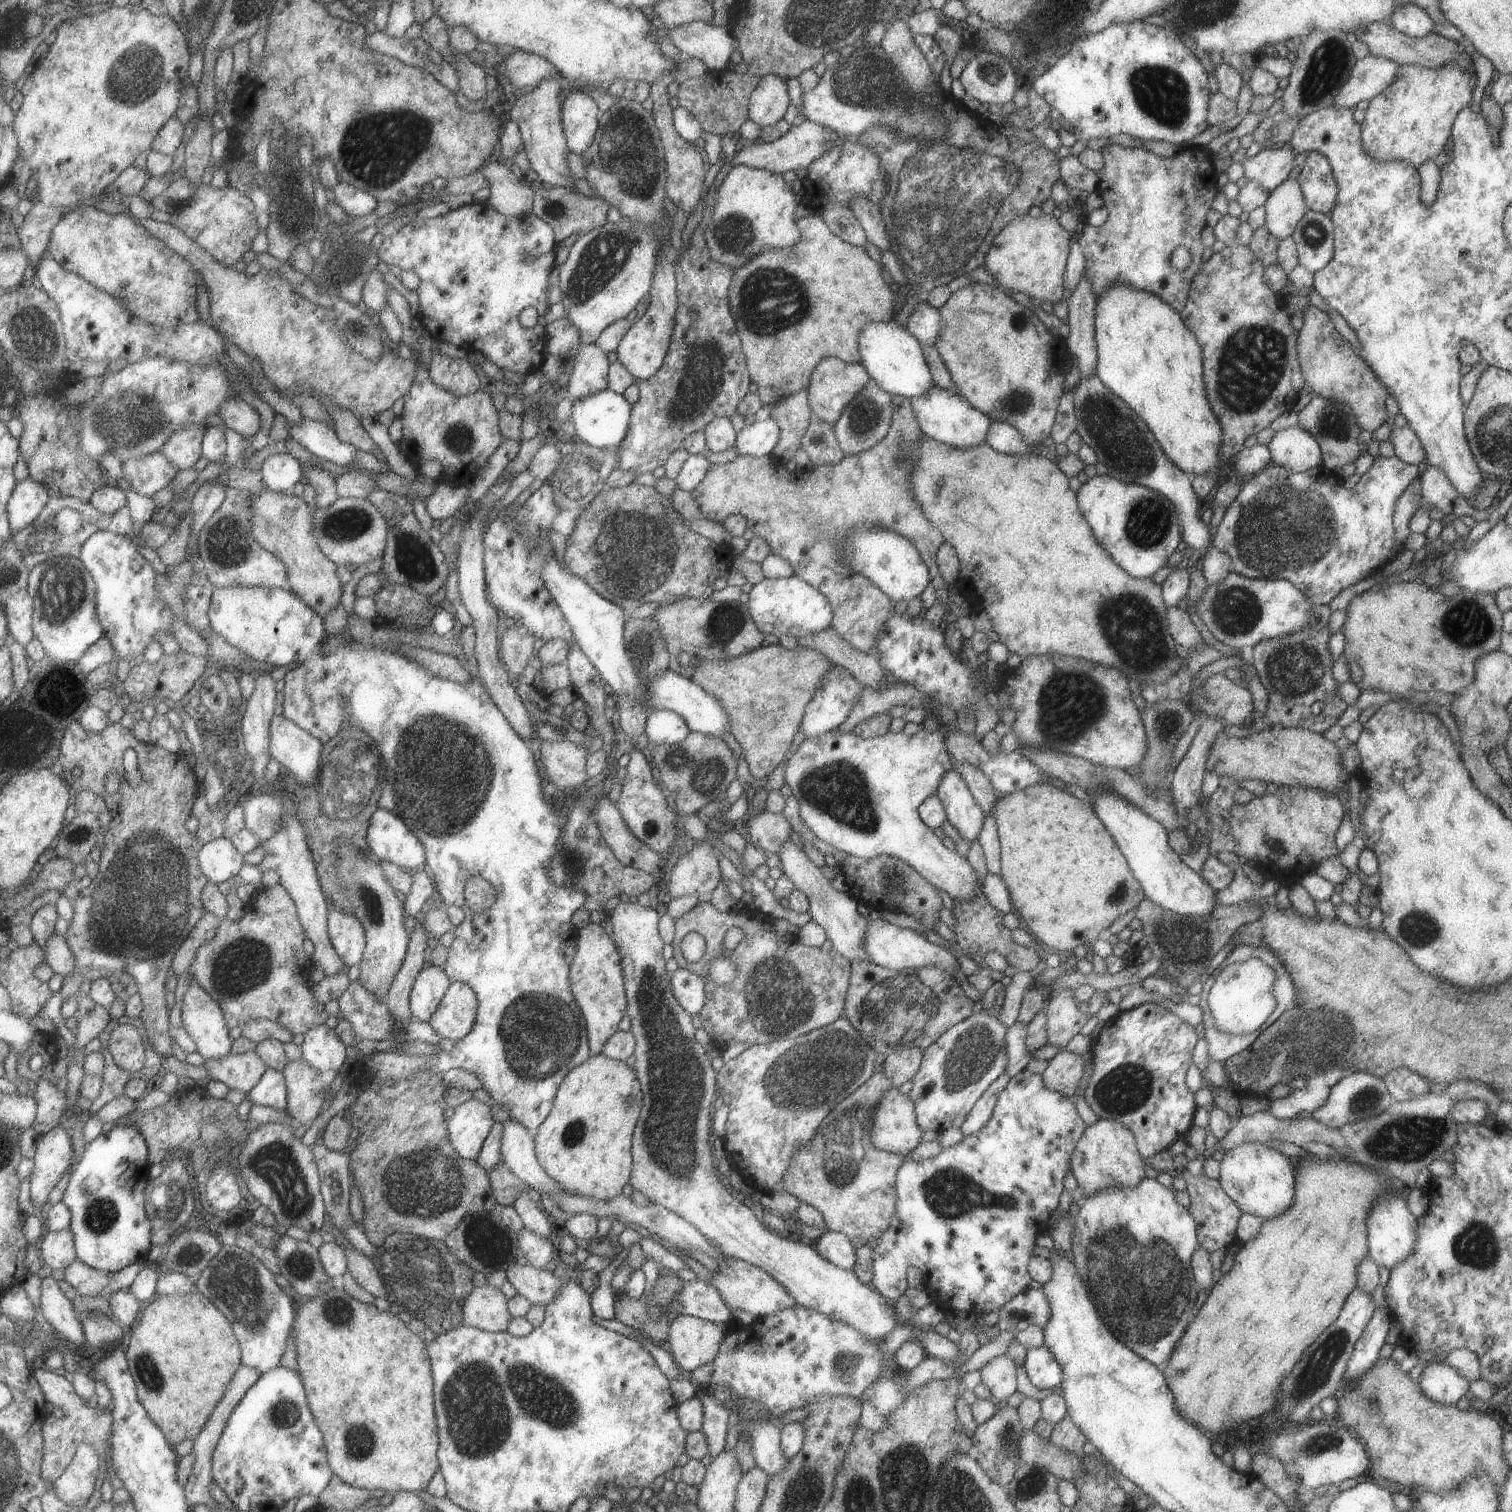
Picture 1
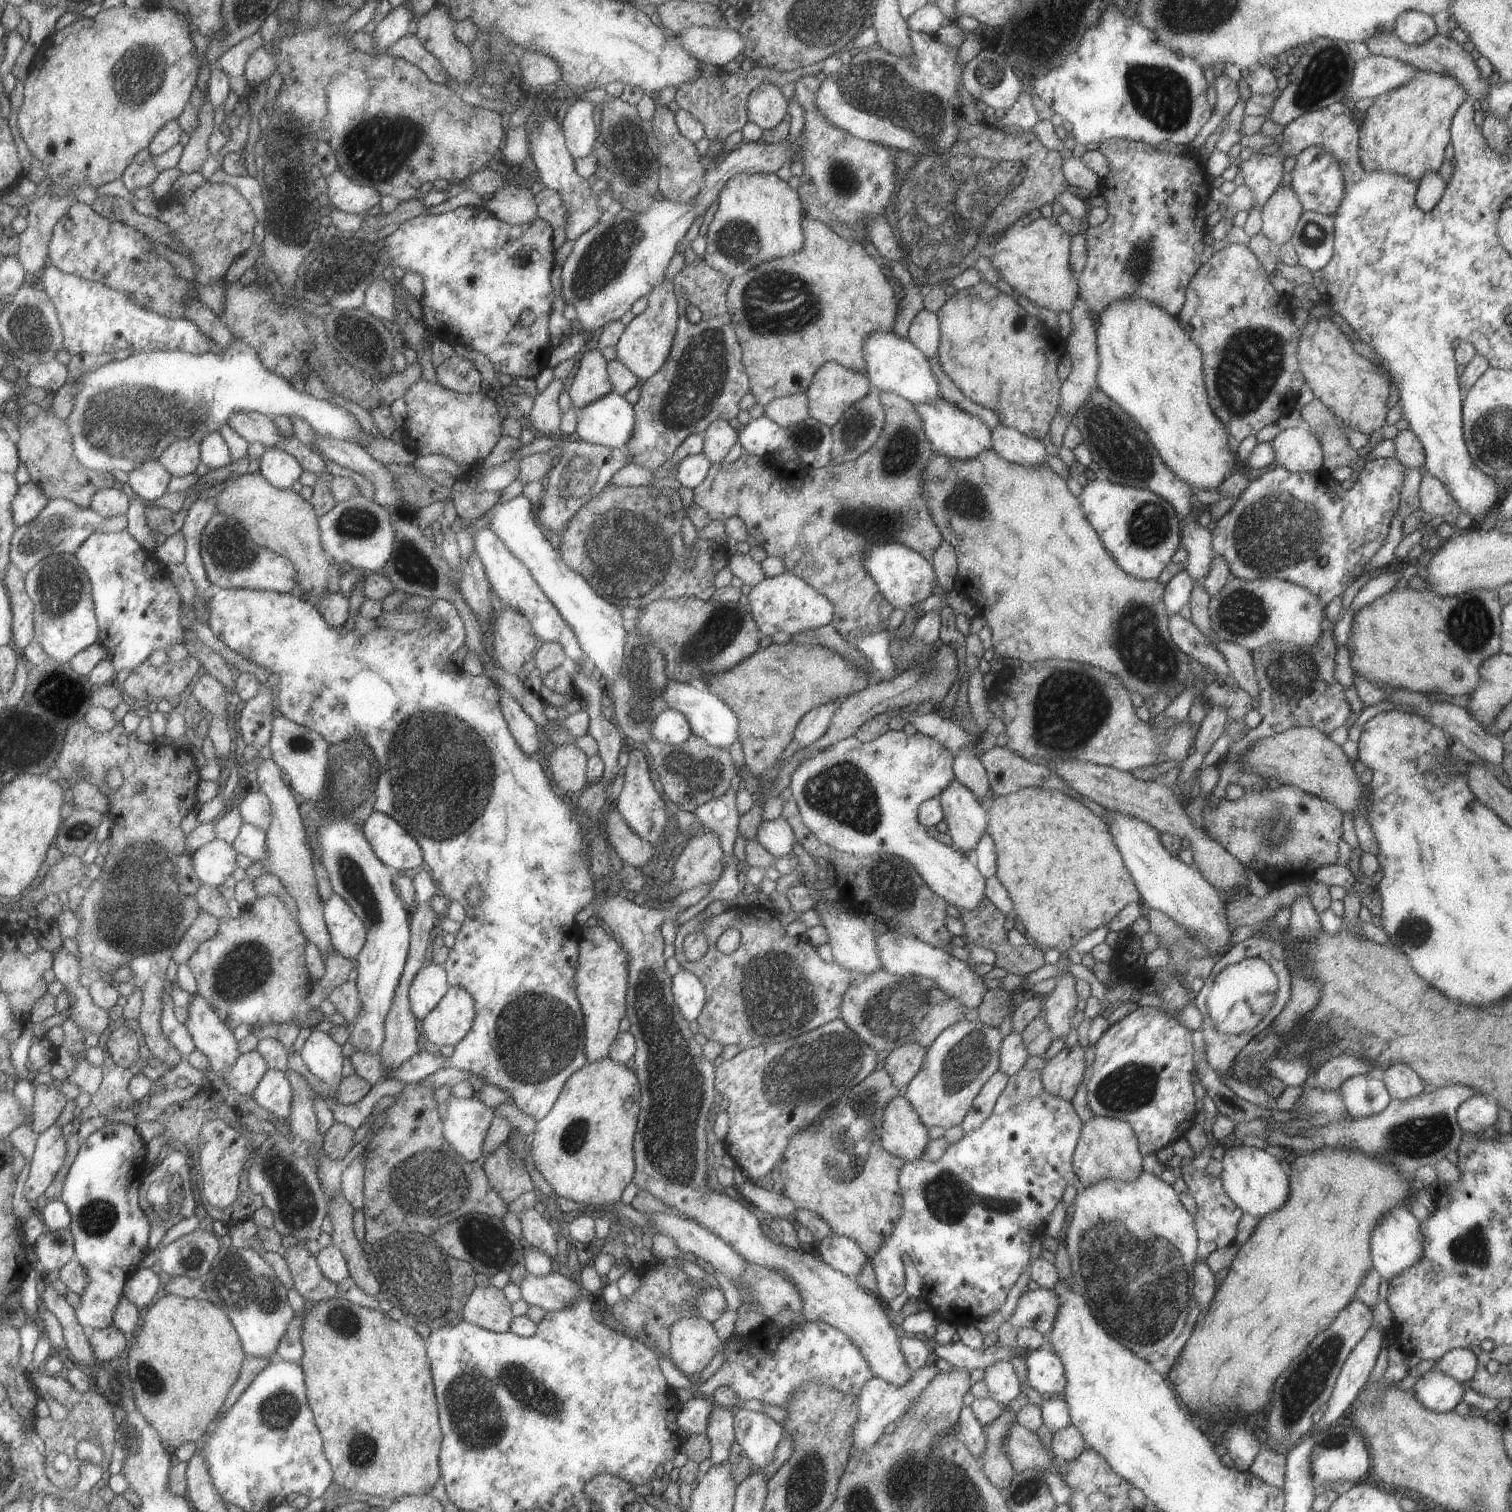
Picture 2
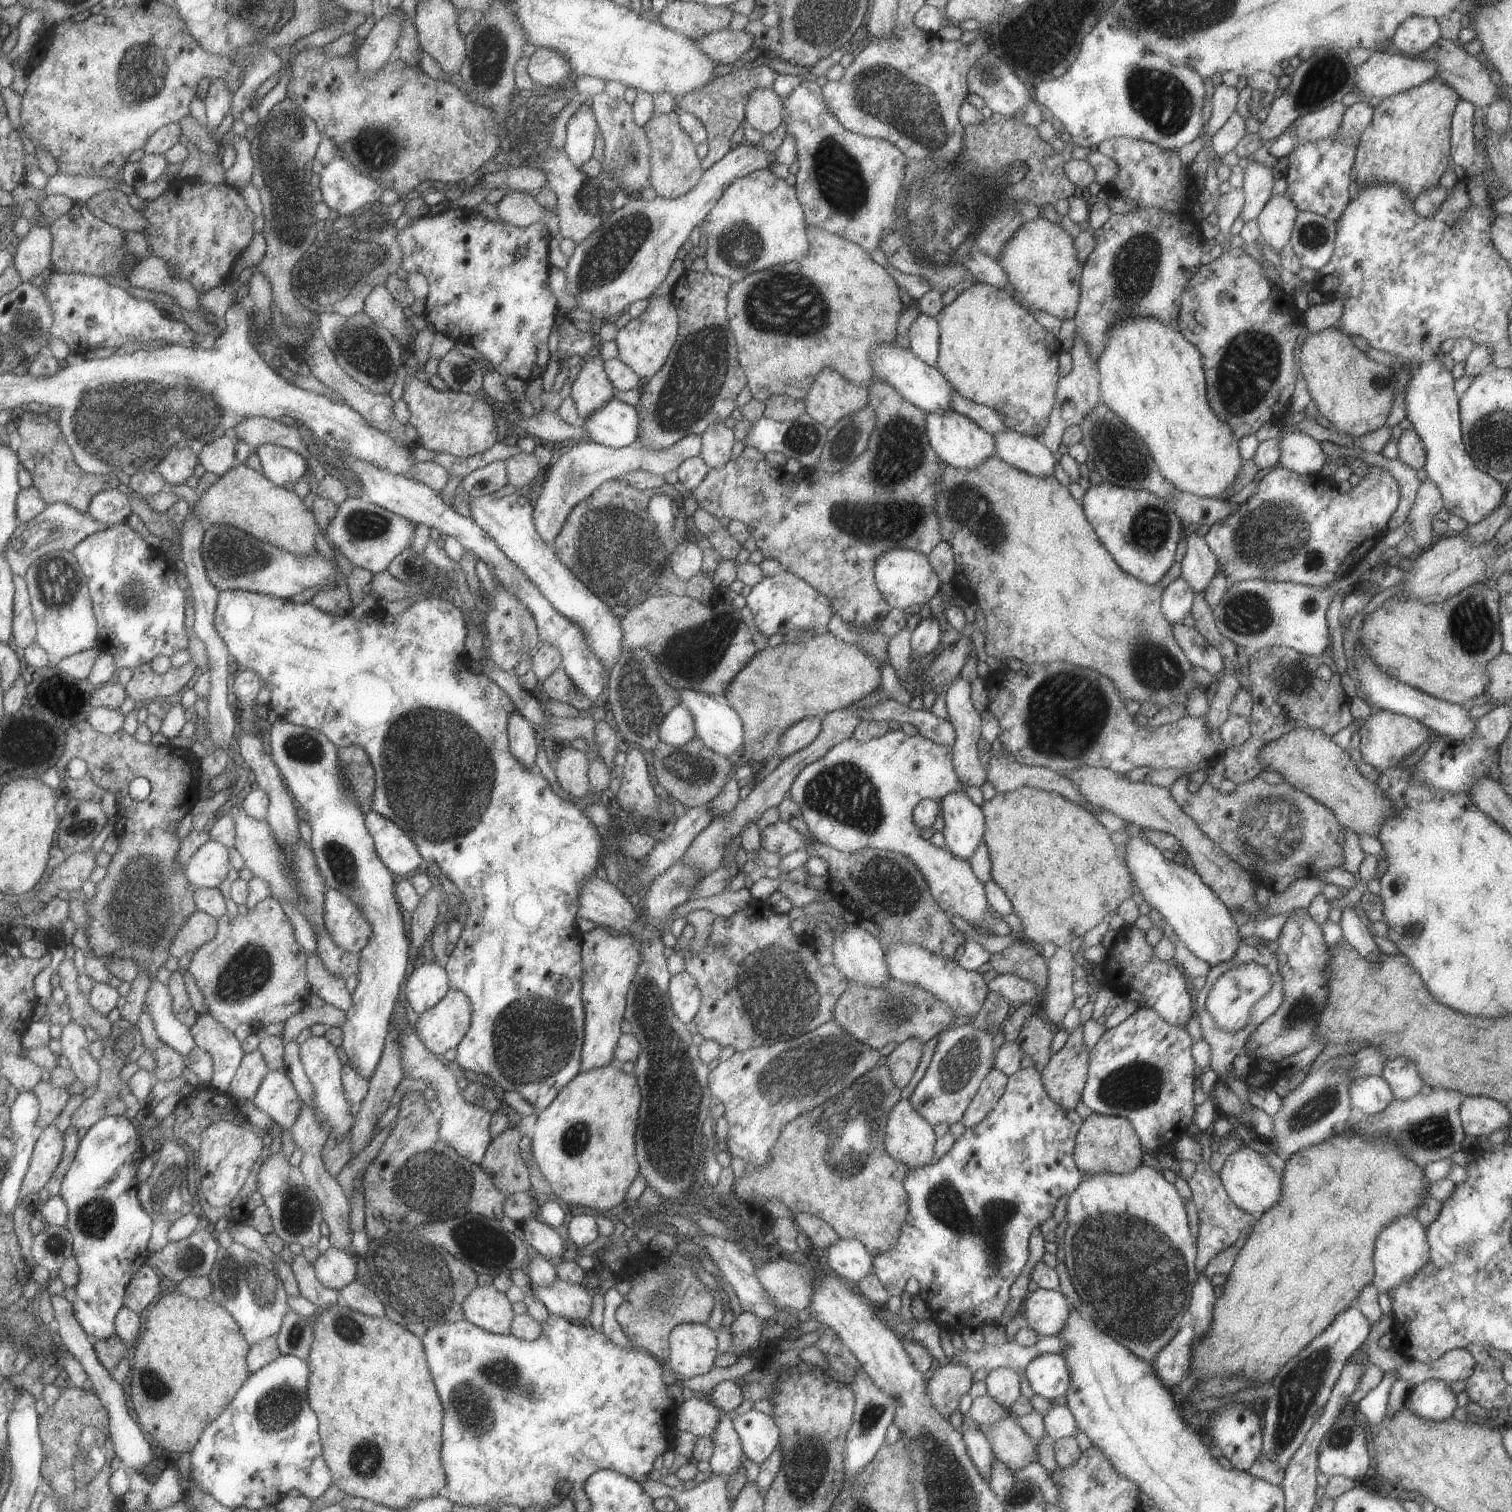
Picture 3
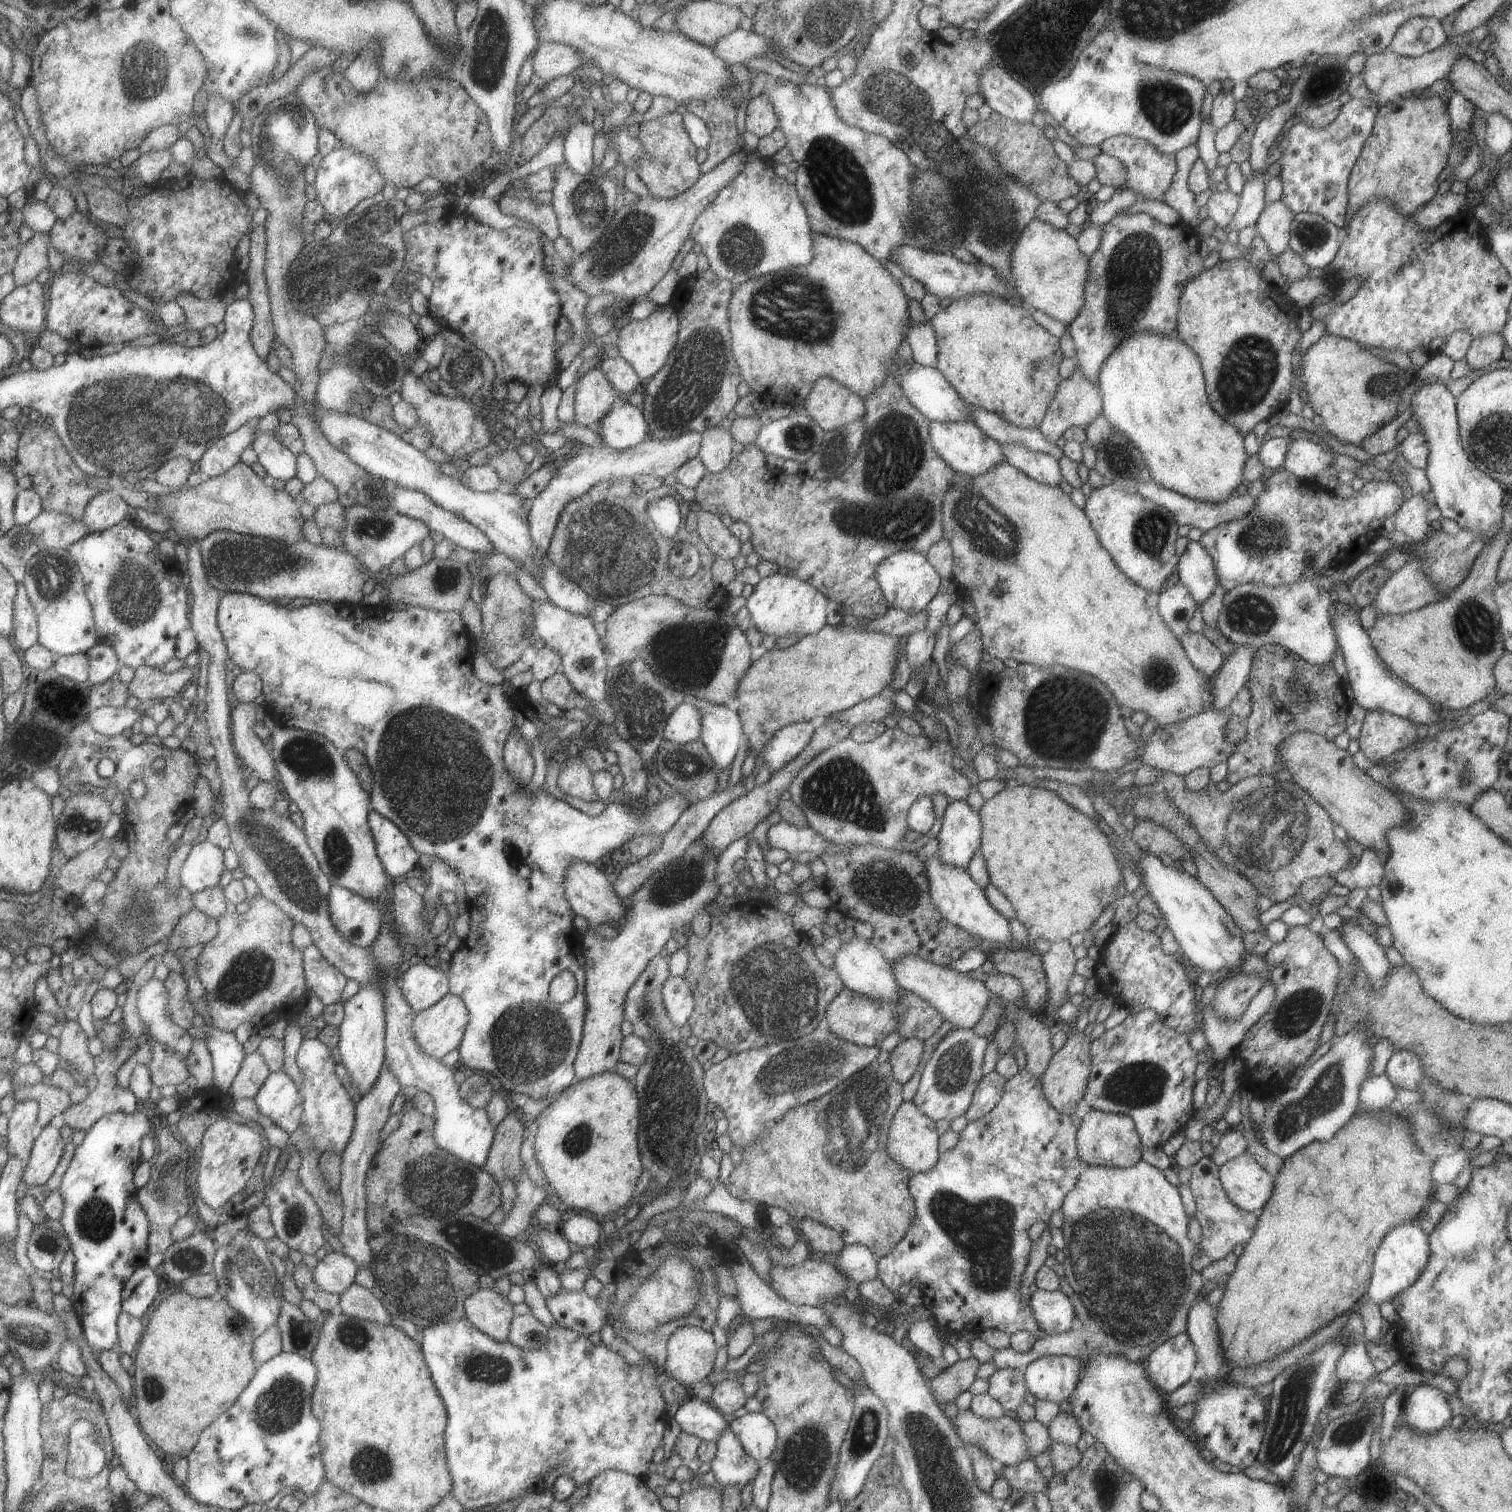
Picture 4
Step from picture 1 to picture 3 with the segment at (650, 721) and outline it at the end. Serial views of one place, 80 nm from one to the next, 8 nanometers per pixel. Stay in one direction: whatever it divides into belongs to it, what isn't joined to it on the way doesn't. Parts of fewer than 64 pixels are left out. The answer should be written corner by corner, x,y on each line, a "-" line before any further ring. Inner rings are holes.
675,705
659,723
657,734
659,740
668,745
681,746
695,737
693,717
686,708

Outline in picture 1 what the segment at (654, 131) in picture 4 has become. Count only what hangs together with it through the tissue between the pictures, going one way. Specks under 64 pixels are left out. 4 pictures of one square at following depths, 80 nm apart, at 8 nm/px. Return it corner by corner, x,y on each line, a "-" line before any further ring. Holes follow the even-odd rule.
659,77
657,82
653,82
650,85
649,97
653,103
651,116
658,130
660,145
662,146
662,156
665,162
665,196
673,202
675,207
689,215
697,206
699,198
701,198
701,186
703,186
703,178
706,172
703,170
703,158
701,158
701,154
699,154
694,144
685,141
675,132
672,109
668,104
667,86
668,82

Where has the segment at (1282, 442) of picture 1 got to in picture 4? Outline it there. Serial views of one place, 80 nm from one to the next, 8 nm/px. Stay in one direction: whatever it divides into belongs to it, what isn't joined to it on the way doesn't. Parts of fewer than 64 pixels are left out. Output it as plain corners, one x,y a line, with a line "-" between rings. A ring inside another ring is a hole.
1289,436
1283,468
1298,477
1316,476
1330,467
1334,454
1307,438

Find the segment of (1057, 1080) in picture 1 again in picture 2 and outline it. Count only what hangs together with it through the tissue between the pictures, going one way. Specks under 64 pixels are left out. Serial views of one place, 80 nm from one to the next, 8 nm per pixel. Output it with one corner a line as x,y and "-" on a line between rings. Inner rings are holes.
1077,1042
1071,1048
1061,1048
1055,1056
1046,1060
1040,1071
1043,1089
1051,1096
1059,1096
1071,1103
1083,1079
1085,1050
1086,1048

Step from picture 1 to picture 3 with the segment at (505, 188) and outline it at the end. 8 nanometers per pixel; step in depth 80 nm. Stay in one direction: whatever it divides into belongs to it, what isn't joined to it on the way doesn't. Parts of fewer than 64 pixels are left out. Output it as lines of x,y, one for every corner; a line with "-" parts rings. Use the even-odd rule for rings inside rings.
509,191
493,205
498,218
516,227
526,227
543,221
550,232
550,238
559,238
558,218
545,210
525,191

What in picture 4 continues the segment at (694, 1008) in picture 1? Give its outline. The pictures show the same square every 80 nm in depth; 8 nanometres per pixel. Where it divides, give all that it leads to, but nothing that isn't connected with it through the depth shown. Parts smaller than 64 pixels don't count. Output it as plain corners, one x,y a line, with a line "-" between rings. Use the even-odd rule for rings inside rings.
668,976
662,984
662,1003
673,1024
681,1026
693,1012
694,996
682,976

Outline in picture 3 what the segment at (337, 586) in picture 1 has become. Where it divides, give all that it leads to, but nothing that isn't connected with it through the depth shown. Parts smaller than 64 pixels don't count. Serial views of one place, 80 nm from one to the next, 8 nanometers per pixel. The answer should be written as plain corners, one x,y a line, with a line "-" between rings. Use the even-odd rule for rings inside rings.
239,463
220,476
213,486
201,494
197,503
189,508
189,513
191,511
197,511
205,517
210,526
236,526
259,540
274,544
303,559
315,553
315,535
321,533
312,509
305,508
294,491
280,487
245,463

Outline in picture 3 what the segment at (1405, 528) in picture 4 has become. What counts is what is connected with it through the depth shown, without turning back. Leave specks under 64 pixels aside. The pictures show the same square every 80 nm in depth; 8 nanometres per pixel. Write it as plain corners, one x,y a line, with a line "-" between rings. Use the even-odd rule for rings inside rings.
1426,476
1420,482
1416,497
1405,520
1408,522
1408,531
1415,532
1413,538
1418,551
1429,548
1438,540
1431,530
1430,524
1441,508
1444,508
1444,504
1439,489

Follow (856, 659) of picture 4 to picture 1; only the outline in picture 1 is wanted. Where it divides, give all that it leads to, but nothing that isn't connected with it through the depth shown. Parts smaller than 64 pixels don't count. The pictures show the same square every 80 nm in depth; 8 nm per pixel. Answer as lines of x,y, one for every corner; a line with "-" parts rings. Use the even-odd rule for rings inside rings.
779,644
762,645
729,660
709,660
695,668
691,680
711,694
725,710
729,718
729,733
739,743
751,777
757,780
748,812
739,818
743,824
747,824
751,816
764,811
770,784
777,781
805,708
821,686
825,672
831,668
835,668
835,664
817,650
800,646
788,650

